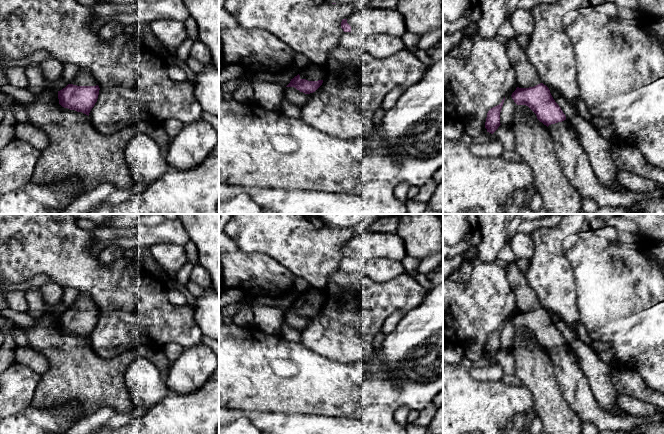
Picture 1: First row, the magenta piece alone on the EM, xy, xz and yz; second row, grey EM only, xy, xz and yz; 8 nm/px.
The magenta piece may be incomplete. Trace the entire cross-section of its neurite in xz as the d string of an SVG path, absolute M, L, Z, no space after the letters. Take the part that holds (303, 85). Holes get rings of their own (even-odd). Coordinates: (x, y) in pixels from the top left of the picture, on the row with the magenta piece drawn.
M309 64L300 73L291 79L286 87L294 87L300 92L310 94L315 92L326 78L326 71L324 67L314 64Z

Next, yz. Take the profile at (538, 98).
M515 38L508 39L505 47L508 58L516 71L517 88L511 95L512 99L517 105L528 106L536 114L537 119L548 127L564 175L581 197L595 200L599 207L624 207L628 209L631 209L634 203L641 200L663 197L664 186L659 183L657 188L645 193L626 189L615 192L603 187L596 178L588 156L579 144L576 134L568 125L569 122L566 120L565 114L553 99L549 88L540 81L535 68L526 56L525 50L520 47Z

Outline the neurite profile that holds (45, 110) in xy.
M46 90L35 94L31 104L24 105L28 114L28 123L39 127L48 137L48 147L41 151L35 165L31 182L37 184L55 183L69 177L76 177L84 192L92 182L108 182L118 189L132 186L133 180L125 160L125 149L128 142L138 133L152 138L160 148L168 145L169 136L163 125L155 122L132 123L111 134L100 133L92 124L89 116L64 108L59 104L58 91Z

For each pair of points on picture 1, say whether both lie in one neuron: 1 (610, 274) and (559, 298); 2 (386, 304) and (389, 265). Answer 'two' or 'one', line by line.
1: two
2: two

